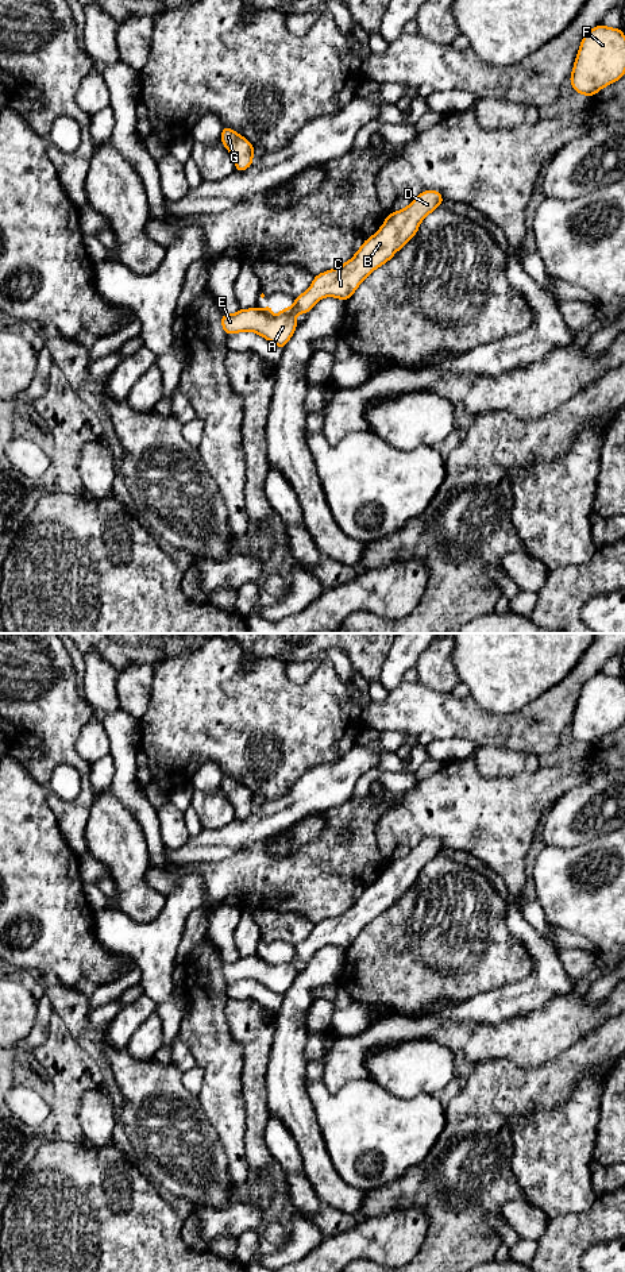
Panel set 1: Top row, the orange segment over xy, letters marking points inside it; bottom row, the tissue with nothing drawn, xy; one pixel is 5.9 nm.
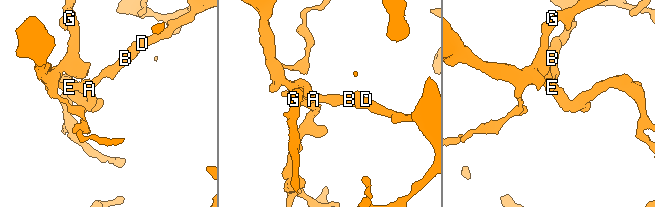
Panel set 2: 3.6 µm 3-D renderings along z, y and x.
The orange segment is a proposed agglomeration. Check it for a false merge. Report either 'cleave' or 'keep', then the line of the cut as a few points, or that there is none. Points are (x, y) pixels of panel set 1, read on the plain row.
cleave; cut in xy along (297, 960), (296, 963), (280, 963)

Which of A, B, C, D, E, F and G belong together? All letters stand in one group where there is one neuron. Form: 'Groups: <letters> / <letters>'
Groups: A B C D E F / G

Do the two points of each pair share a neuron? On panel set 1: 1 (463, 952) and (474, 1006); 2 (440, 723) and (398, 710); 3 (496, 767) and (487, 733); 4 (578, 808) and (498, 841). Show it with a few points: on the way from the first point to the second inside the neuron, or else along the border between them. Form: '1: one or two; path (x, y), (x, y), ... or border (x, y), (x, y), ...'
1: two; border (502, 983), (474, 994), (459, 1003)
2: one; path (429, 712), (409, 710)
3: two; border (478, 746), (498, 746), (521, 751)
4: two; border (559, 797), (546, 813), (539, 829)

